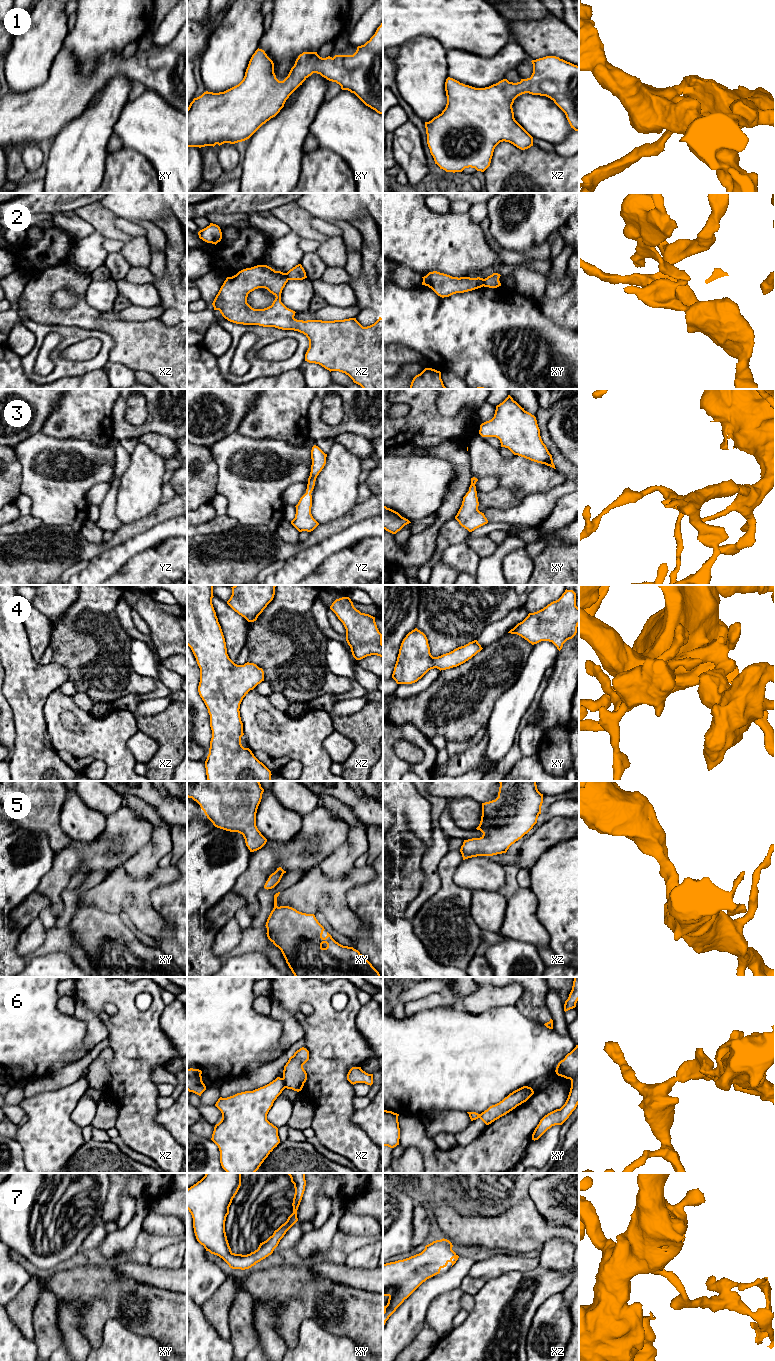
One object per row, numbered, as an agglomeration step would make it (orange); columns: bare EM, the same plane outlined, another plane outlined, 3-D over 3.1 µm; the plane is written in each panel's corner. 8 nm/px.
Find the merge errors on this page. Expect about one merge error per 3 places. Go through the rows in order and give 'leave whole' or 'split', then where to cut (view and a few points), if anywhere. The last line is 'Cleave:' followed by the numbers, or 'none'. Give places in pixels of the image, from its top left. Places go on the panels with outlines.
1: leave whole | no cut
2: split | xz (285, 273), (288, 279)
3: leave whole | no cut
4: leave whole | no cut
5: leave whole | no cut
6: split | xz (281, 1078), (285, 1087)
7: leave whole | no cut
Cleave: 2, 6

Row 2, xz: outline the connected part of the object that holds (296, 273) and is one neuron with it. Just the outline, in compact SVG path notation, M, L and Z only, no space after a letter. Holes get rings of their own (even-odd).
M301 264L296 265L290 269L287 273L288 280L303 280L307 278L306 272Z

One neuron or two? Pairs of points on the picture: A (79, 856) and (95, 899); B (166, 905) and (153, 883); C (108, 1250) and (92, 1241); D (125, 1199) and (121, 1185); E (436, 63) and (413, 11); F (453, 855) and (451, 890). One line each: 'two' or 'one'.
A: two
B: two
C: two
D: two
E: two
F: one

